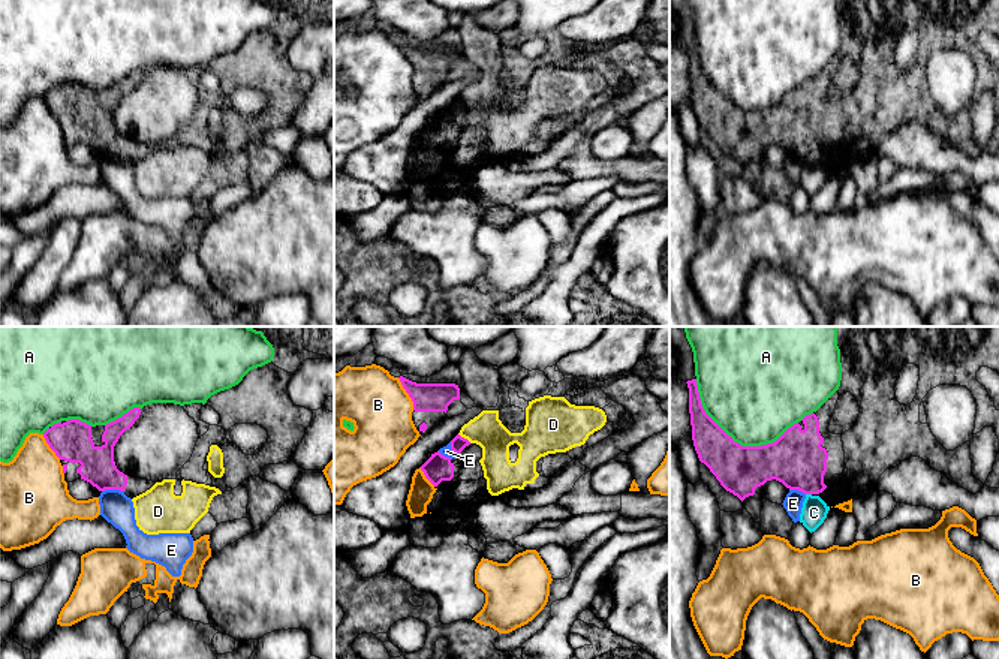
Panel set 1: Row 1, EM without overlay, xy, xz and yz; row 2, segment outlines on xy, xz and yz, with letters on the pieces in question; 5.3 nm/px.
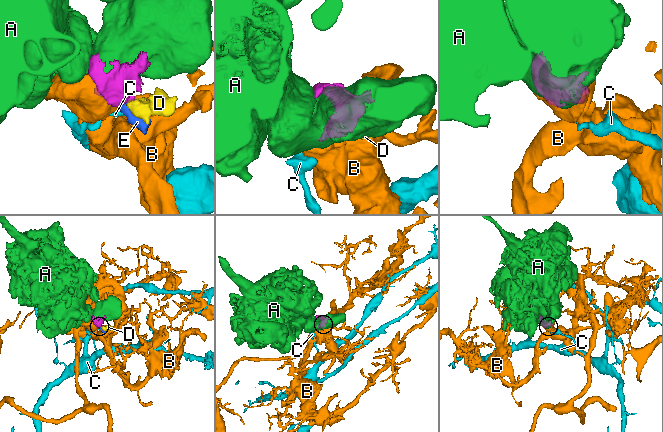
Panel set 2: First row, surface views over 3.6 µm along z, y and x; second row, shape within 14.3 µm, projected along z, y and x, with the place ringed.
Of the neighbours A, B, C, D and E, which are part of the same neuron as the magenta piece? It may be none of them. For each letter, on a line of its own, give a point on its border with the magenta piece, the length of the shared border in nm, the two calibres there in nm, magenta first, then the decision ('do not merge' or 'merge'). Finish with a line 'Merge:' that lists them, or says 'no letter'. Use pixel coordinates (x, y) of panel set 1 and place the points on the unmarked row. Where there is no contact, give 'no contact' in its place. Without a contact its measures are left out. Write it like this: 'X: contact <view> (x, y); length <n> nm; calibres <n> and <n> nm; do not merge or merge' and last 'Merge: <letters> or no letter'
A: contact yz (736, 107); length 600 nm; calibres 260 and 460 nm; do not merge
B: contact xz (408, 57); length 200 nm; calibres 160 and 340 nm; do not merge
C: contact yz (809, 158); length 30 nm; calibres 300 and 140 nm; do not merge
D: contact xz (463, 102); length 90 nm; calibres 80 and 180 nm; do not merge
E: contact xy (113, 153); length 120 nm; calibres 190 and 170 nm; do not merge
Merge: no letter

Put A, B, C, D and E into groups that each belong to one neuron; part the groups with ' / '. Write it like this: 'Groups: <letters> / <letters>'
Groups: A / B / C / D / E

